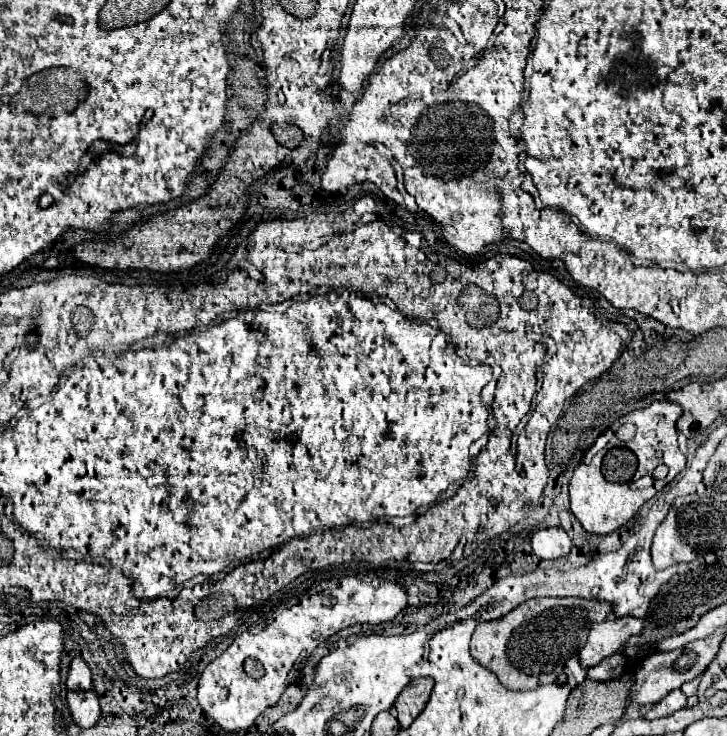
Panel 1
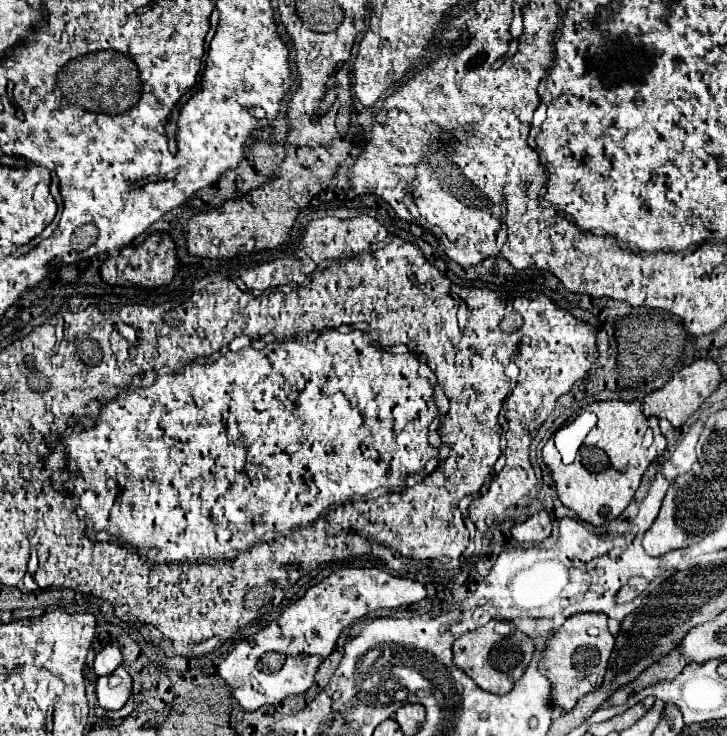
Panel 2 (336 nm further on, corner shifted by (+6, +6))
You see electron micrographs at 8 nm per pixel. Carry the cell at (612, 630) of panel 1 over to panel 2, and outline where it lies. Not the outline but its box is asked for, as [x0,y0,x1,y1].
[538,612,614,712]

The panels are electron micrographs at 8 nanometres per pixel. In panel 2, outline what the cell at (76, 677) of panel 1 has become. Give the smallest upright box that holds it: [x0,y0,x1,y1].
[94,644,122,676]

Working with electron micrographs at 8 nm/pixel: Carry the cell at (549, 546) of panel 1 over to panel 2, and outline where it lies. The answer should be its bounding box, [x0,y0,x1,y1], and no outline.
[512,512,552,544]

